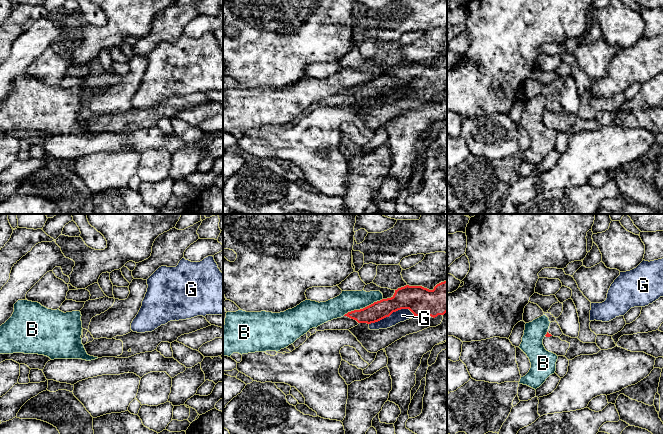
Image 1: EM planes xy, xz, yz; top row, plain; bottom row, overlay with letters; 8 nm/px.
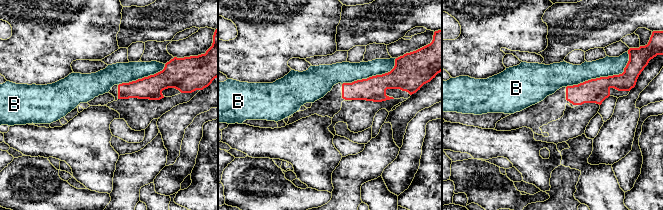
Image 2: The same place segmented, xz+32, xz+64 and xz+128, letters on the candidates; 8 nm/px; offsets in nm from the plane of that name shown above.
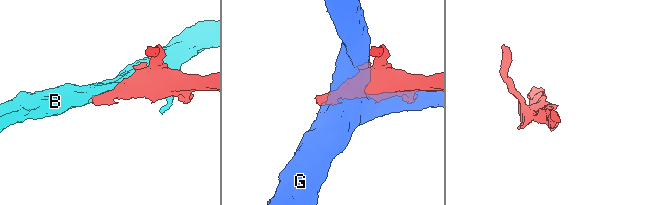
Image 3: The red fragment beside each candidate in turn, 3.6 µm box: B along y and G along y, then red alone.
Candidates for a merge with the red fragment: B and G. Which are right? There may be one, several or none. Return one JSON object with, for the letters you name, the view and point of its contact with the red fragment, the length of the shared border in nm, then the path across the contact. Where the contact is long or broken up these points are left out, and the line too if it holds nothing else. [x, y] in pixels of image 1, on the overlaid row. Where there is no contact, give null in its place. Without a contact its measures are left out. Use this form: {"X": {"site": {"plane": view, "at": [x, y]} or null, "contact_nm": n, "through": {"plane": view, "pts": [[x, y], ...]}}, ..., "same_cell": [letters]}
{"same_cell": []}

